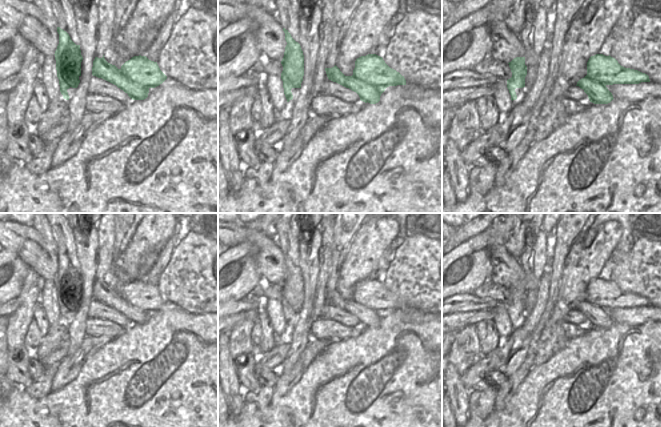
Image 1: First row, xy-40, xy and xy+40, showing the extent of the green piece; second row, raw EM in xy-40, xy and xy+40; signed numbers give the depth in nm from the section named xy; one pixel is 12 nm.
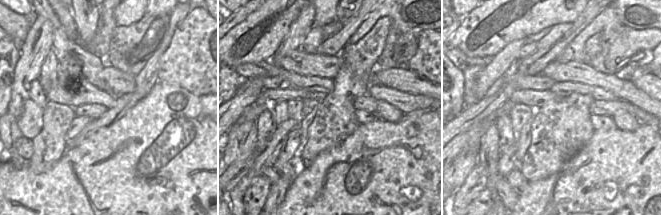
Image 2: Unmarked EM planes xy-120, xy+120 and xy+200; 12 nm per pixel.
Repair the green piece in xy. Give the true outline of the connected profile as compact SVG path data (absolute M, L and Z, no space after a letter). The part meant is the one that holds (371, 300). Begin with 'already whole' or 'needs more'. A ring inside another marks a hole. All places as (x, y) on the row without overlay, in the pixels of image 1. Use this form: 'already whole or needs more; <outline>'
already whole; M376 278L361 280L355 285L352 300L345 300L335 289L325 292L329 304L356 316L365 327L376 328L389 310L406 309L406 304Z

